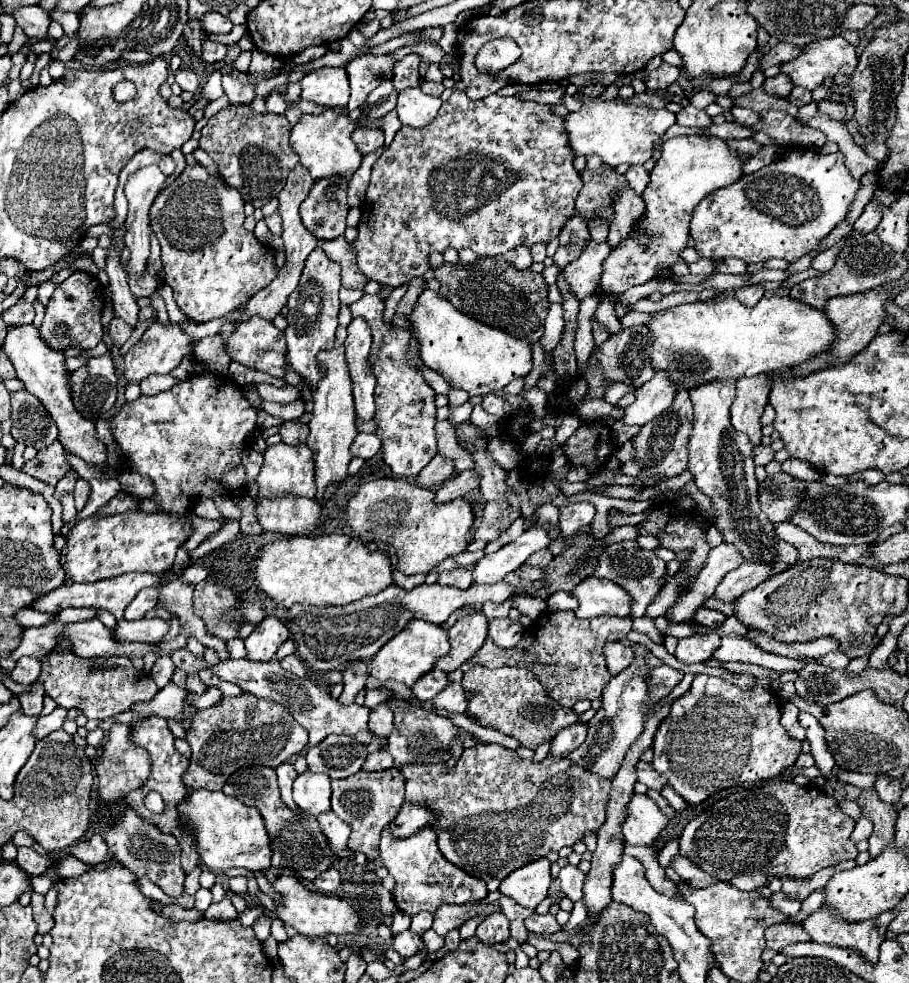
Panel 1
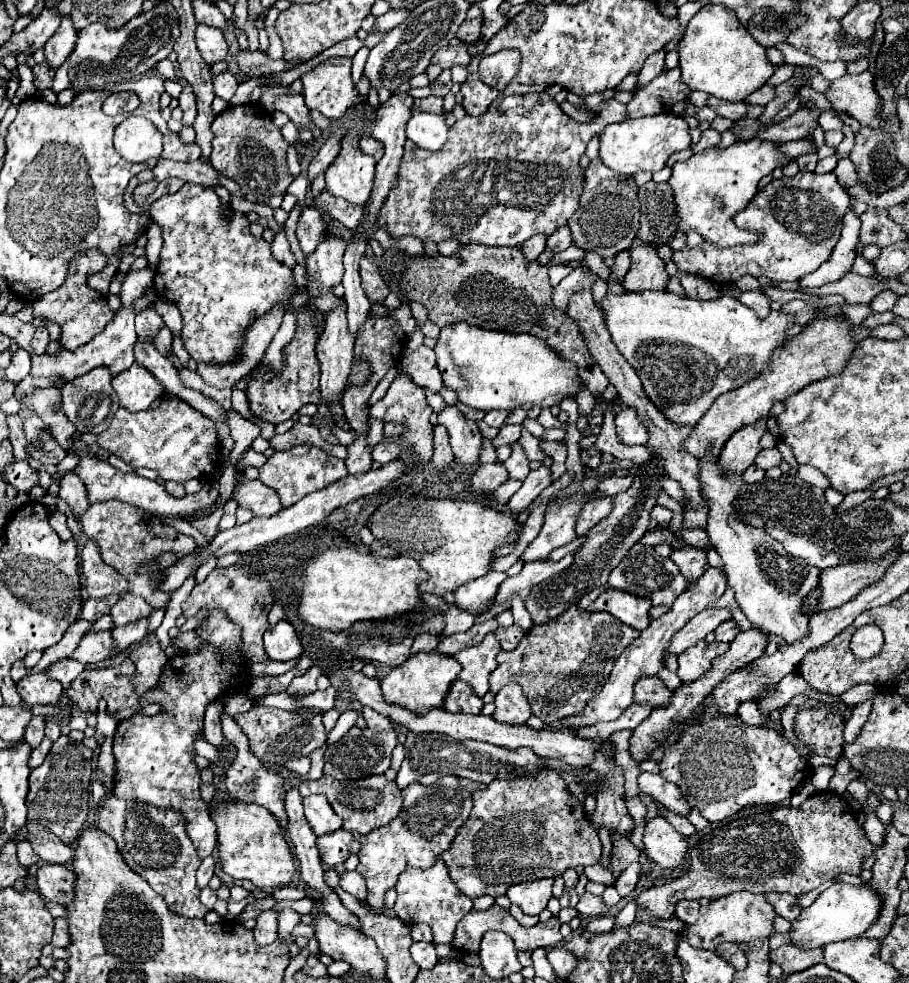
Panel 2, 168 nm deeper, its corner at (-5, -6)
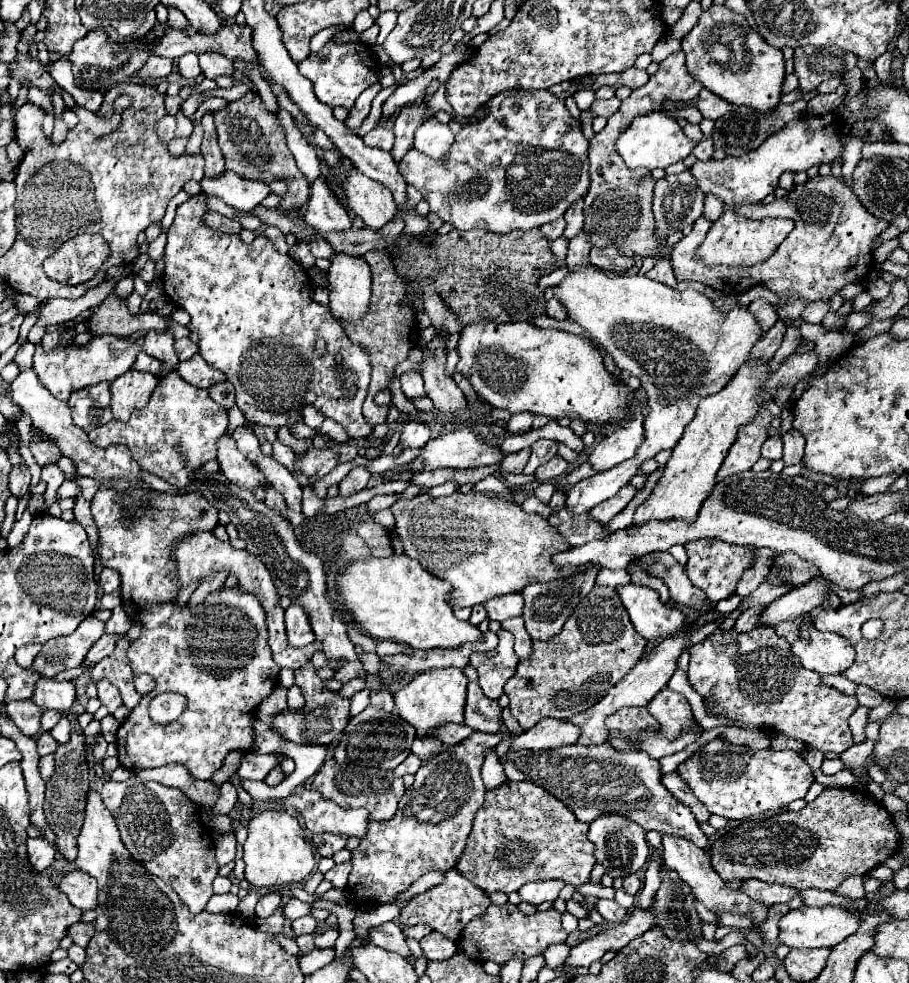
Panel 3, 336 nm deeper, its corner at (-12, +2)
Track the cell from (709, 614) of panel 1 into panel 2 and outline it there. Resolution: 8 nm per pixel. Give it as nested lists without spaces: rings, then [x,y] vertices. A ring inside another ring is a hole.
[[[730,618],[728,622],[720,624],[720,626],[716,628],[714,634],[716,634],[716,640],[720,640],[720,642],[732,642],[732,638],[736,638],[736,634],[740,634],[738,622]]]

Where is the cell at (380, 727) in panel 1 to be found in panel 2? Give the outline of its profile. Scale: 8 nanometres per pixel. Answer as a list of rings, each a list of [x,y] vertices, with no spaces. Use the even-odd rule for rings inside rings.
[[[364,706],[364,708],[362,708],[362,716],[364,716],[364,720],[366,720],[366,724],[368,724],[368,728],[370,728],[372,732],[392,730],[392,722],[390,722],[390,718],[382,716],[380,712],[376,712],[376,710],[368,708],[368,706]]]

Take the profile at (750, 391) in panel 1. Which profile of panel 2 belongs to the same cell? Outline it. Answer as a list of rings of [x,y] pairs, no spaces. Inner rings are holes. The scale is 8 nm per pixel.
[[[758,420],[756,424],[740,428],[740,432],[734,432],[730,440],[724,444],[720,454],[720,470],[724,474],[742,474],[758,456],[762,450],[760,438],[766,432],[766,420]]]

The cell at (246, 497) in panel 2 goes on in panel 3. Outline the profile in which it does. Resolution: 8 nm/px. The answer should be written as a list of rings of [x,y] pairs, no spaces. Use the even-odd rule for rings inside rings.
[[[221,436],[219,440],[219,452],[217,462],[221,466],[221,472],[229,482],[235,482],[241,490],[257,490],[259,484],[259,470],[253,466],[235,446],[233,436]]]

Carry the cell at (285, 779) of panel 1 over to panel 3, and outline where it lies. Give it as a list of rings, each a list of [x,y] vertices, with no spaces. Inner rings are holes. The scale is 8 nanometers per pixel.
[[[385,922],[381,926],[375,926],[369,930],[369,940],[379,946],[385,948],[389,952],[397,952],[401,956],[409,954],[409,946],[405,944],[405,934],[401,932],[401,928],[395,922]]]

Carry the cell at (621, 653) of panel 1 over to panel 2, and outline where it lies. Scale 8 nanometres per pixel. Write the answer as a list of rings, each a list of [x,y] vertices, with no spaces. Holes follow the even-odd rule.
[[[658,676],[652,678],[640,678],[634,686],[634,702],[636,704],[646,704],[652,710],[654,708],[666,708],[670,704],[672,692],[662,684]]]

